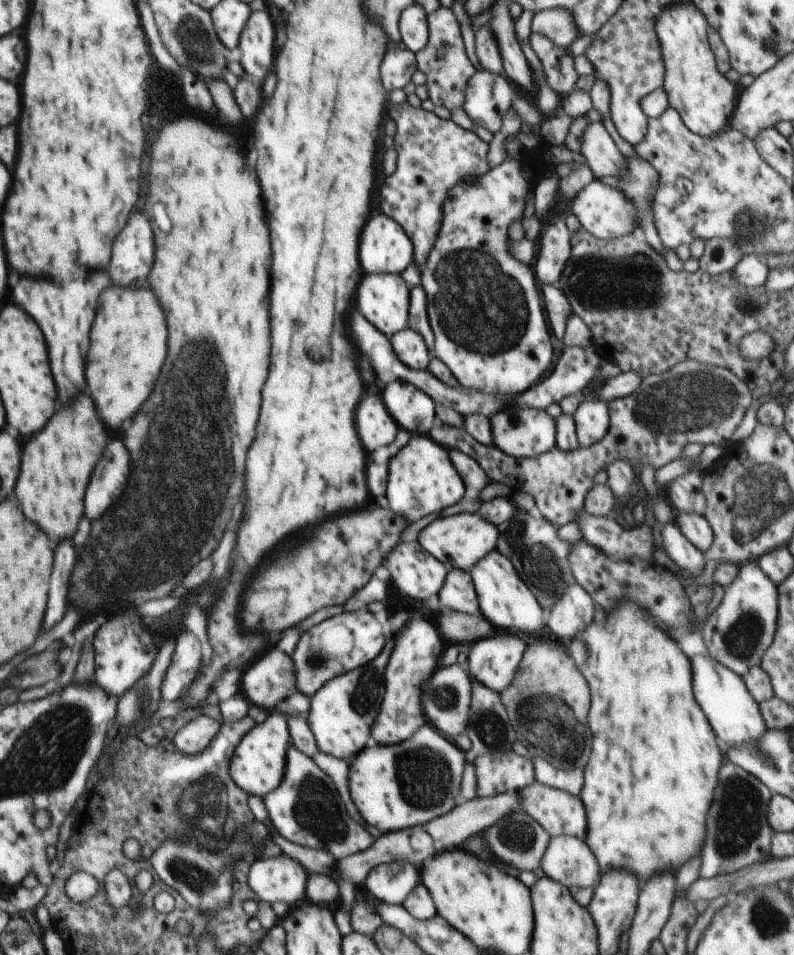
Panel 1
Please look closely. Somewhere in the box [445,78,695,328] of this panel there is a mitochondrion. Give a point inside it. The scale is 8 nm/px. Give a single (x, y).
(583, 274)

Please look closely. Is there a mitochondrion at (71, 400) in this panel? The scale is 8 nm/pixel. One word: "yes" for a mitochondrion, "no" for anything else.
no

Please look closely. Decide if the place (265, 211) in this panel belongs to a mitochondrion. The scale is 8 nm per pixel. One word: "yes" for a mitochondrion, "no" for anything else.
no

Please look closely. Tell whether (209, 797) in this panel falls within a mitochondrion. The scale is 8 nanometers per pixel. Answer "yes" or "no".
yes

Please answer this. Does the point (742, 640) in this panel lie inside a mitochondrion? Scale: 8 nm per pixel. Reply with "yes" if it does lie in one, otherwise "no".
yes

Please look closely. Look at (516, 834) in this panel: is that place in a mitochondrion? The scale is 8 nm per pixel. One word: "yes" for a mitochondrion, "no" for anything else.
yes

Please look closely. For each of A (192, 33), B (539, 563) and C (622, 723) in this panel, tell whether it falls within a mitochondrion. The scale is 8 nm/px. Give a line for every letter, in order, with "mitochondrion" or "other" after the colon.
A: mitochondrion
B: mitochondrion
C: other

